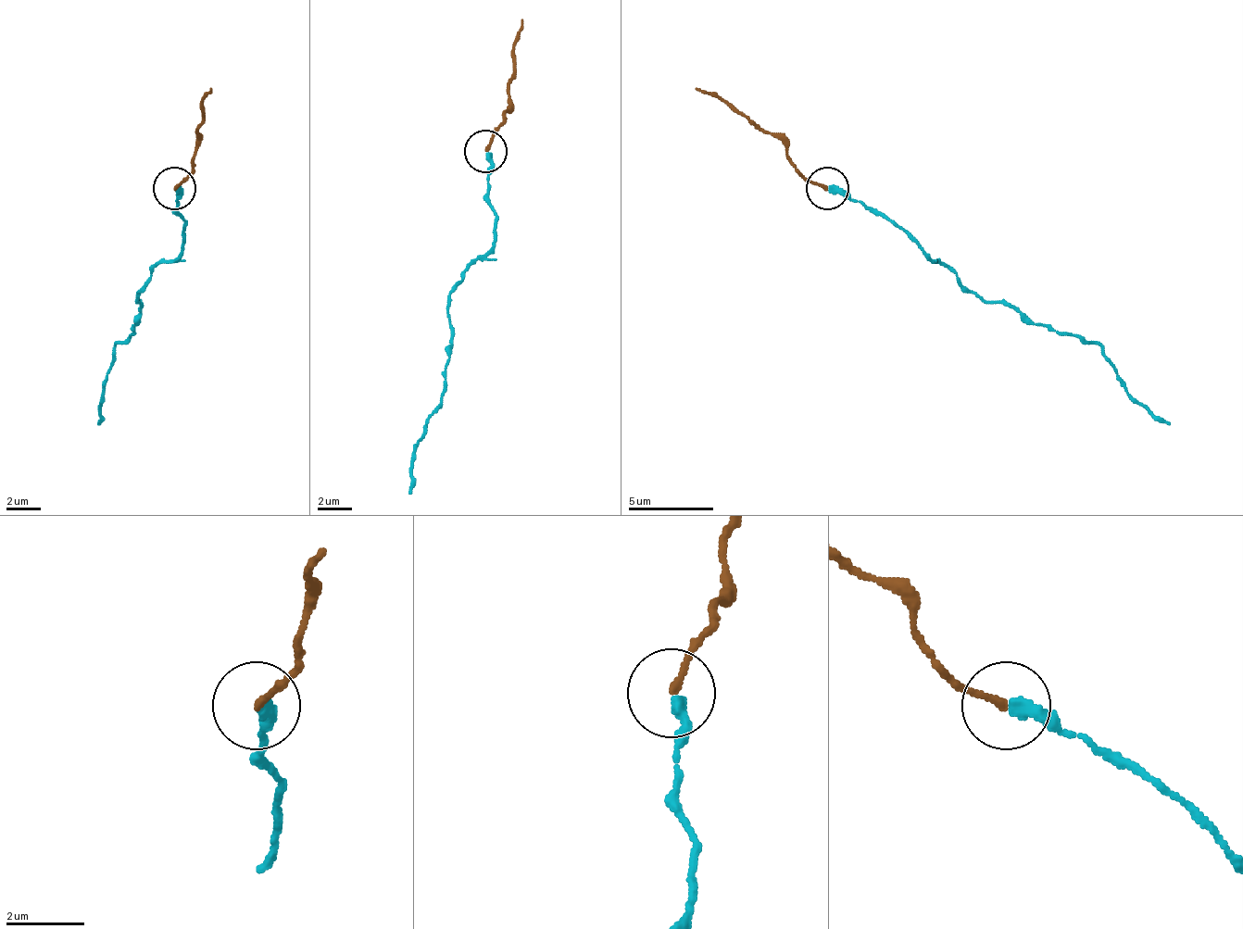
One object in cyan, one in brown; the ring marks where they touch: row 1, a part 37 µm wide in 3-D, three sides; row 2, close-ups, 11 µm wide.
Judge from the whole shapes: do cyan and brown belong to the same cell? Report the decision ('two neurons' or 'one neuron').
one neuron

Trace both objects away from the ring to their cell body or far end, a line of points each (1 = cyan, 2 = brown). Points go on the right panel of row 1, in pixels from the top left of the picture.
1: (830, 187), (877, 208), (920, 251), (971, 289), (1098, 345), (1120, 382), (1171, 425)
2: (826, 187), (797, 170), (779, 140), (694, 89)

